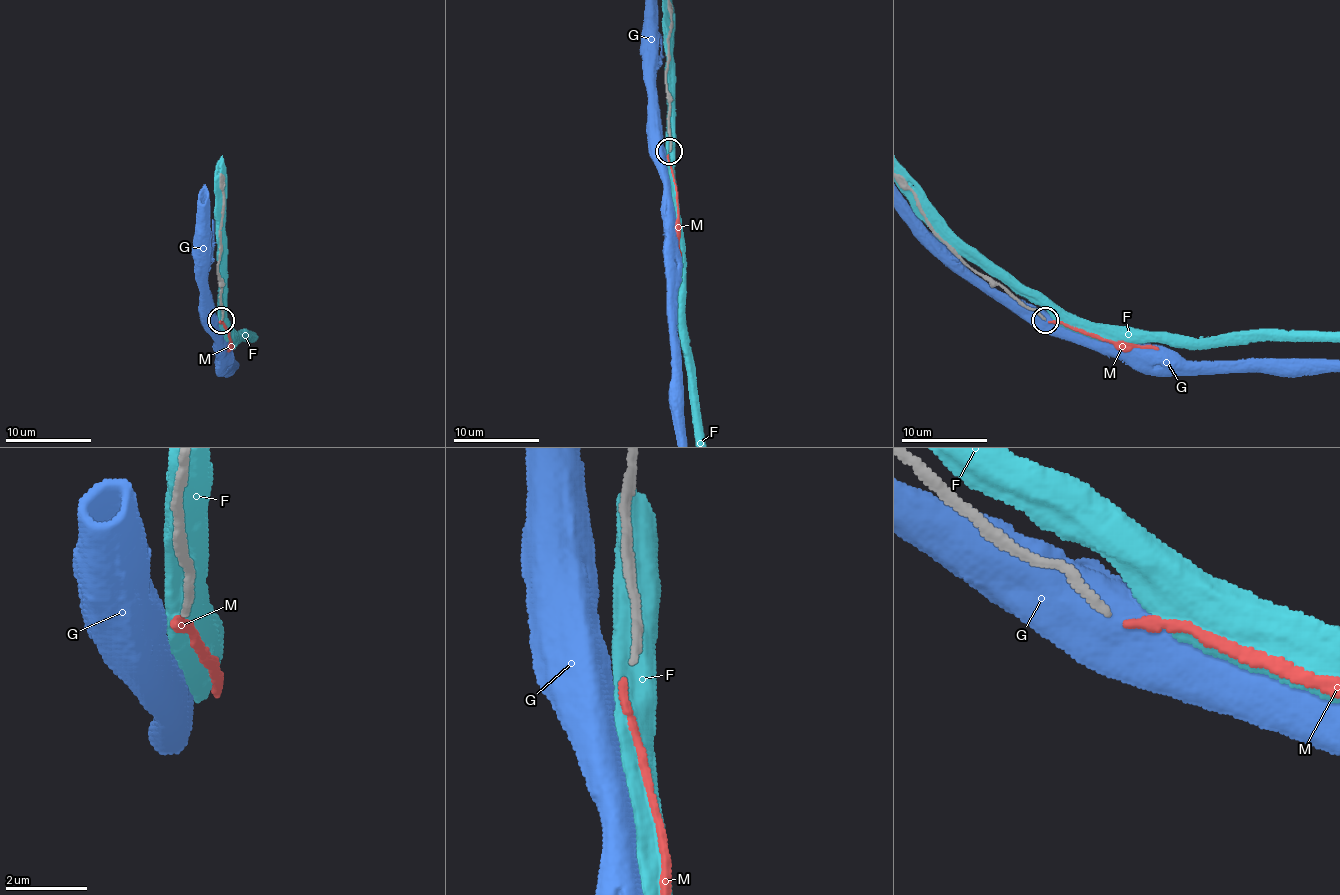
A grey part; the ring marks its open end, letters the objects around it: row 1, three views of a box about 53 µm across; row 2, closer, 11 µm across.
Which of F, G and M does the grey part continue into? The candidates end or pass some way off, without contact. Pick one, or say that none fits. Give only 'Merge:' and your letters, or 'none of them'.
Merge: M

